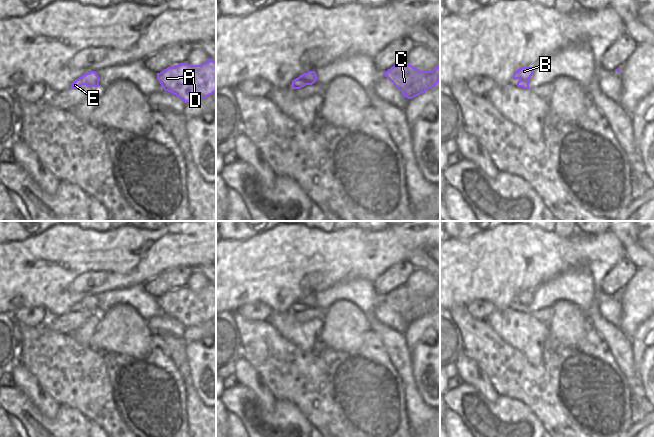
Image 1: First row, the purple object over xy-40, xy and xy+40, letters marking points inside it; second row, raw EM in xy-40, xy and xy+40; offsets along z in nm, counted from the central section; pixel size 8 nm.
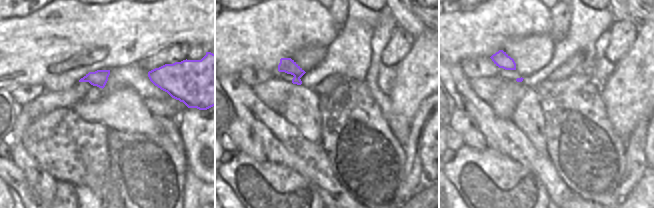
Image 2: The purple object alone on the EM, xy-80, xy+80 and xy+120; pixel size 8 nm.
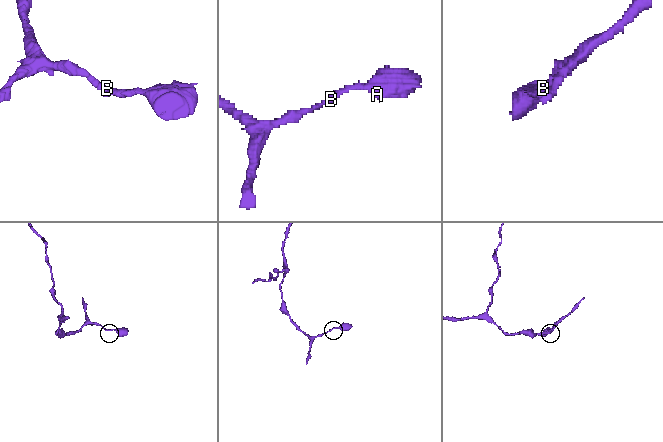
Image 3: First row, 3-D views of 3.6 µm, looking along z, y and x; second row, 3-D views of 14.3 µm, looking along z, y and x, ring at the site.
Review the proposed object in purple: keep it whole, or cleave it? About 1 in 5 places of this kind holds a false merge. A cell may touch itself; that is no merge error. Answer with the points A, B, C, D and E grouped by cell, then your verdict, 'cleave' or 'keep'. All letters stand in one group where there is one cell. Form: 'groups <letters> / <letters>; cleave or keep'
groups A B C D E; keep

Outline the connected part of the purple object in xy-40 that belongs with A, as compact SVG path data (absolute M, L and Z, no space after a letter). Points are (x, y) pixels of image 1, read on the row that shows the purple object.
M208 59L202 65L180 63L157 73L165 91L185 103L200 101L216 92L216 61Z

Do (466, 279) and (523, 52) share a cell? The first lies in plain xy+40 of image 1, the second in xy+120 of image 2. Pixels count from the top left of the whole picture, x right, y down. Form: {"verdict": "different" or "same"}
{"verdict": "different"}

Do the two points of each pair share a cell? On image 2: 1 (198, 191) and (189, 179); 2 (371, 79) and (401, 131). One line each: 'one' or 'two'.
1: one
2: one

